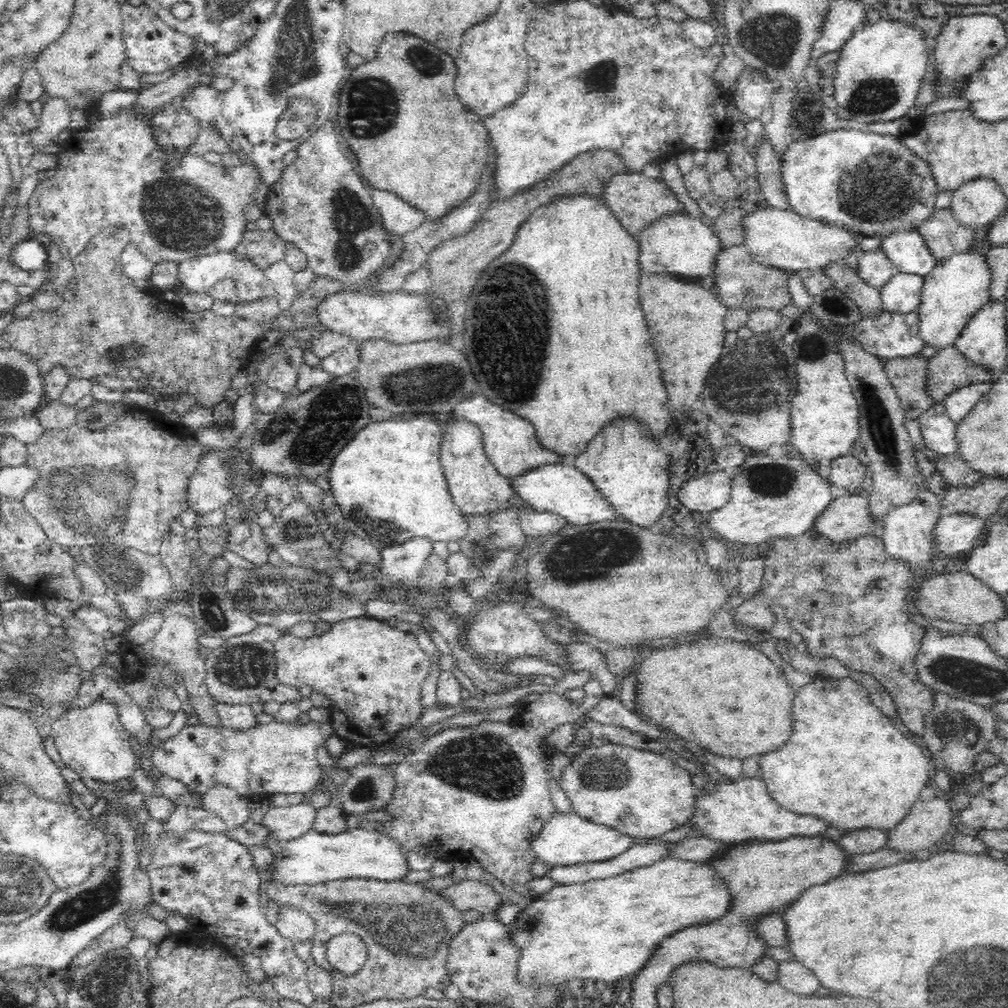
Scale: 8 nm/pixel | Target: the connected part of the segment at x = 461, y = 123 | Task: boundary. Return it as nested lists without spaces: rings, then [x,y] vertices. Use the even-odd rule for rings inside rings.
[[[388,34],[384,38],[384,44],[380,46],[380,52],[378,52],[376,60],[372,60],[372,62],[366,61],[364,64],[357,66],[351,71],[349,78],[342,83],[339,96],[340,107],[337,110],[337,117],[335,119],[335,125],[337,126],[341,140],[345,141],[349,152],[351,152],[353,160],[355,160],[355,169],[365,184],[369,188],[396,194],[400,200],[407,202],[412,208],[419,210],[425,220],[429,220],[430,222],[442,220],[456,206],[460,205],[464,200],[468,200],[475,193],[482,179],[482,174],[487,168],[487,159],[491,152],[488,134],[486,134],[486,128],[484,128],[482,120],[476,118],[476,114],[468,112],[460,104],[460,100],[456,98],[454,78],[456,78],[456,64],[454,64],[454,60],[448,54],[444,54],[442,50],[438,50],[434,44],[430,44],[426,40],[420,40],[416,36],[410,36],[410,34]]]

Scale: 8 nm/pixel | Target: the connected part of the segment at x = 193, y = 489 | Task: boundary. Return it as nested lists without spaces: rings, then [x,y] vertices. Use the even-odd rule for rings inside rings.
[[[216,455],[207,457],[200,466],[200,472],[192,478],[190,484],[190,503],[198,514],[216,510],[230,502],[232,489],[227,484],[227,472]]]

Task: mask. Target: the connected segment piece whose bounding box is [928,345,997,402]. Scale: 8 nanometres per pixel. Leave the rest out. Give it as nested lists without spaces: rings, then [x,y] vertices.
[[[955,345],[940,348],[931,360],[928,391],[943,402],[955,390],[976,383],[994,383],[997,372],[969,360]]]

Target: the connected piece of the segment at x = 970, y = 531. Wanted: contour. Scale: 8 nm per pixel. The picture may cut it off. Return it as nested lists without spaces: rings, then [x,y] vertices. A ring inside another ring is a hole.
[[[945,513],[940,516],[940,524],[936,528],[936,555],[944,552],[951,558],[964,550],[974,549],[976,542],[984,536],[986,518],[986,515],[972,513]]]

